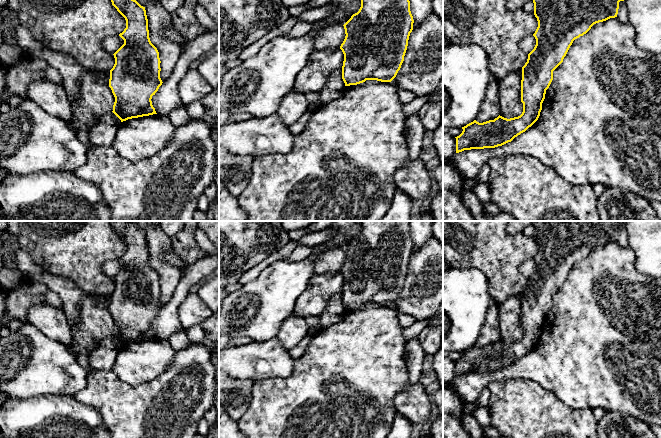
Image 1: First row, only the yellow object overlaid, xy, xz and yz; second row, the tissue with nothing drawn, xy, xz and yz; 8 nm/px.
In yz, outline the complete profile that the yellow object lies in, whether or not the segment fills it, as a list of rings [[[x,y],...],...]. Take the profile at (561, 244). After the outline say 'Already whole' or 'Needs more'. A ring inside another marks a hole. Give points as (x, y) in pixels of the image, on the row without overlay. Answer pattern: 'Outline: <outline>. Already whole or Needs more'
Outline: [[[535,221],[534,239],[538,245],[538,251],[533,258],[536,263],[534,273],[528,278],[528,283],[522,291],[521,304],[521,326],[523,327],[523,336],[520,340],[514,342],[504,342],[498,340],[494,344],[479,347],[476,344],[462,351],[462,357],[456,362],[456,377],[471,373],[495,372],[511,366],[515,361],[525,356],[539,342],[542,334],[542,327],[545,323],[546,314],[553,304],[553,295],[563,286],[573,265],[586,258],[591,251],[599,246],[617,241],[619,226],[624,225],[625,221]]]. Already whole

